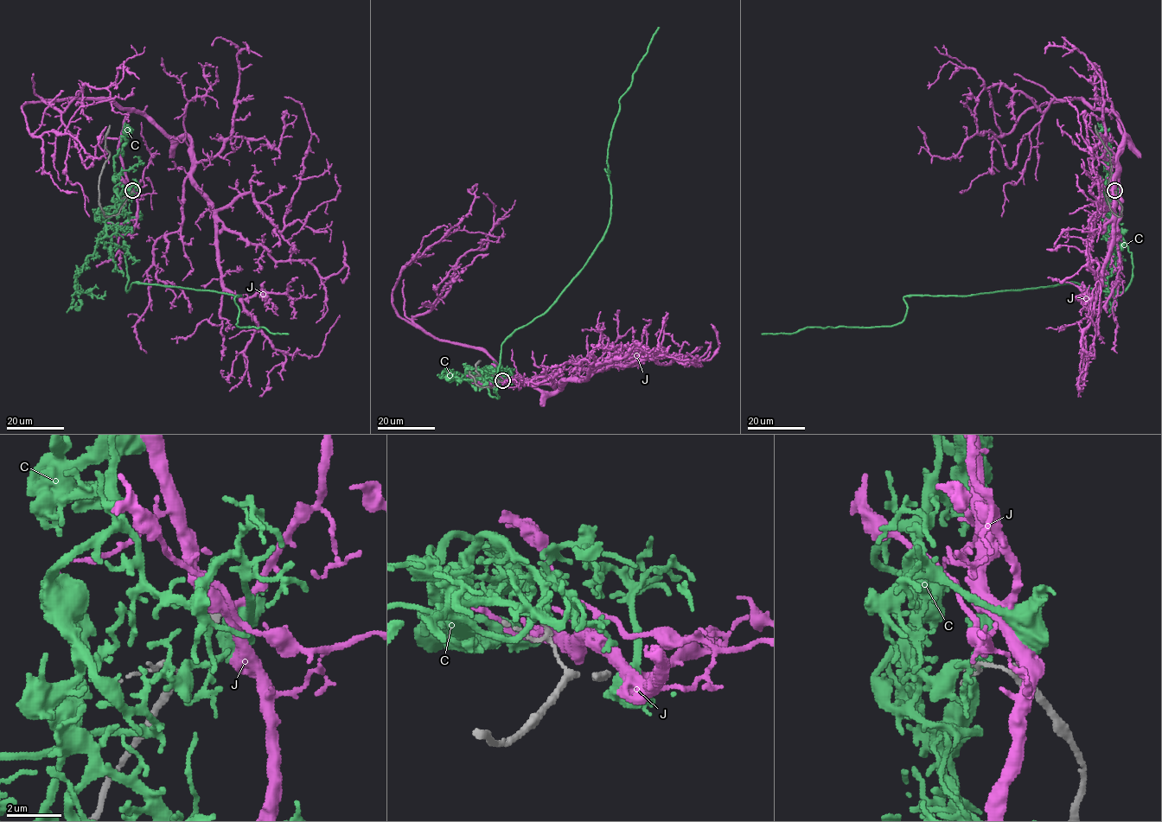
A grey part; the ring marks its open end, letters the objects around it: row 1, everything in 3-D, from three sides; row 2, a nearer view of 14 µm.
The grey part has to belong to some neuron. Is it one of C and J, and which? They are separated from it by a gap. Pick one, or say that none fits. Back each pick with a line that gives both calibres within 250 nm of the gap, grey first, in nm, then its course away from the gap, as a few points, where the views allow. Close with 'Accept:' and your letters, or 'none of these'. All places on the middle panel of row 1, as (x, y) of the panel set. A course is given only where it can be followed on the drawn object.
Accept: none of these

